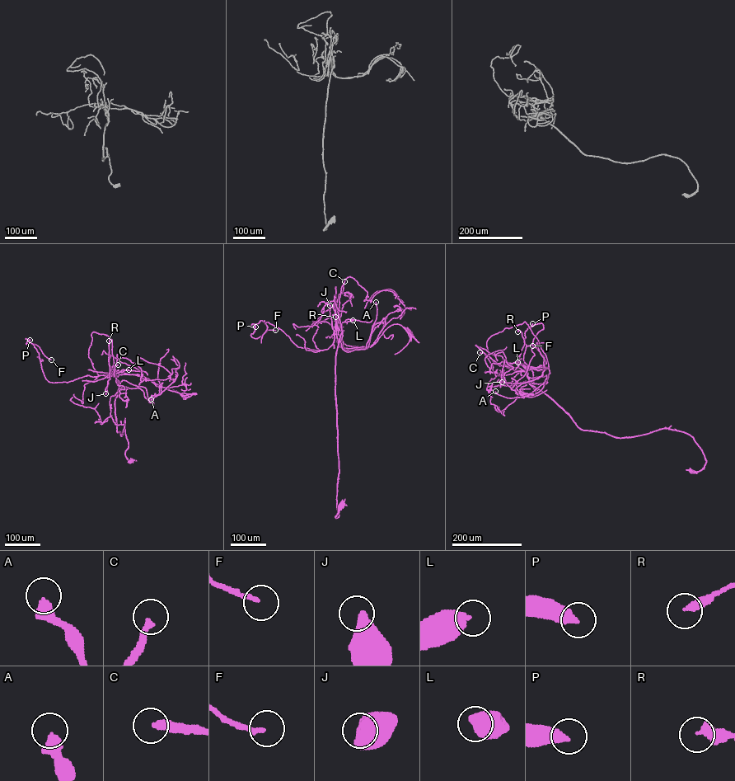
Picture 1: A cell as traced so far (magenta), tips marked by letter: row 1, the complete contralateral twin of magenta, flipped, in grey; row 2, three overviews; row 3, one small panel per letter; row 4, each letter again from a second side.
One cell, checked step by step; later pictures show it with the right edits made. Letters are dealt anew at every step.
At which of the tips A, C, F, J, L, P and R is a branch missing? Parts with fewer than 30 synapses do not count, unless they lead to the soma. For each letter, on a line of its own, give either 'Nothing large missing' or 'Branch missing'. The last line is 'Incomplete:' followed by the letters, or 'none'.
A: Branch missing
C: Branch missing
F: Nothing large missing
J: Nothing large missing
L: Branch missing
P: Nothing large missing
R: Nothing large missing
Incomplete: A, C, L

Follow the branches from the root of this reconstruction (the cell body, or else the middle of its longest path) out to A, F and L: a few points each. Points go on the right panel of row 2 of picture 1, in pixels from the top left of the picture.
A: (692, 471), (706, 460), (690, 435), (580, 429), (526, 376), (546, 374), (522, 397), (495, 391)
F: (692, 471), (684, 432), (580, 429), (528, 382), (549, 369), (523, 359), (541, 323), (532, 345)
L: (692, 471), (706, 460), (690, 435), (664, 428), (617, 438), (580, 429), (529, 383), (517, 362)

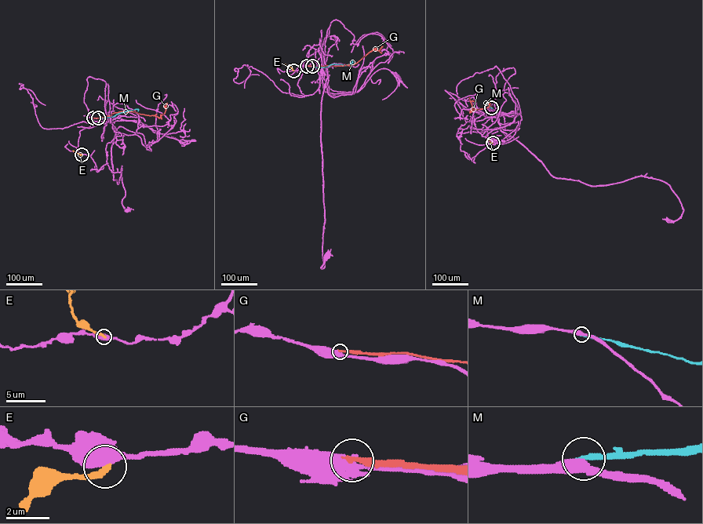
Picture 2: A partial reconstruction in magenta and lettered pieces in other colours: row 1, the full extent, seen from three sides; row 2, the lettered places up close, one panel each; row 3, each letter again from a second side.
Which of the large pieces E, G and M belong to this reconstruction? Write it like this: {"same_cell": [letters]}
{"same_cell": []}

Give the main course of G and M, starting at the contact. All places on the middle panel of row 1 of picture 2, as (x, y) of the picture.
G: (307, 66), (351, 65), (374, 48), (379, 50), (380, 48), (381, 52)
M: (312, 66), (345, 65), (352, 60)

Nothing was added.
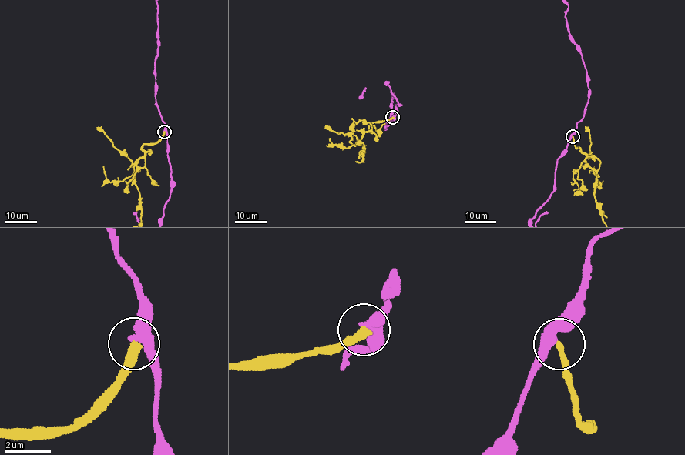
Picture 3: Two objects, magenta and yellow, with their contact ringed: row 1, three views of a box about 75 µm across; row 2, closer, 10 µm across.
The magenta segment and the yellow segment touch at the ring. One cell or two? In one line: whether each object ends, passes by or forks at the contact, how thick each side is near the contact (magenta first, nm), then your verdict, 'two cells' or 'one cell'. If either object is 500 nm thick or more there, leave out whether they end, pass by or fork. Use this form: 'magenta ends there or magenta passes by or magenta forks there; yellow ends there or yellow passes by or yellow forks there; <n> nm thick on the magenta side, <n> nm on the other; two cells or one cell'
magenta passes by; yellow ends there; 340 nm thick on the magenta side, 300 nm on the other; two cells

